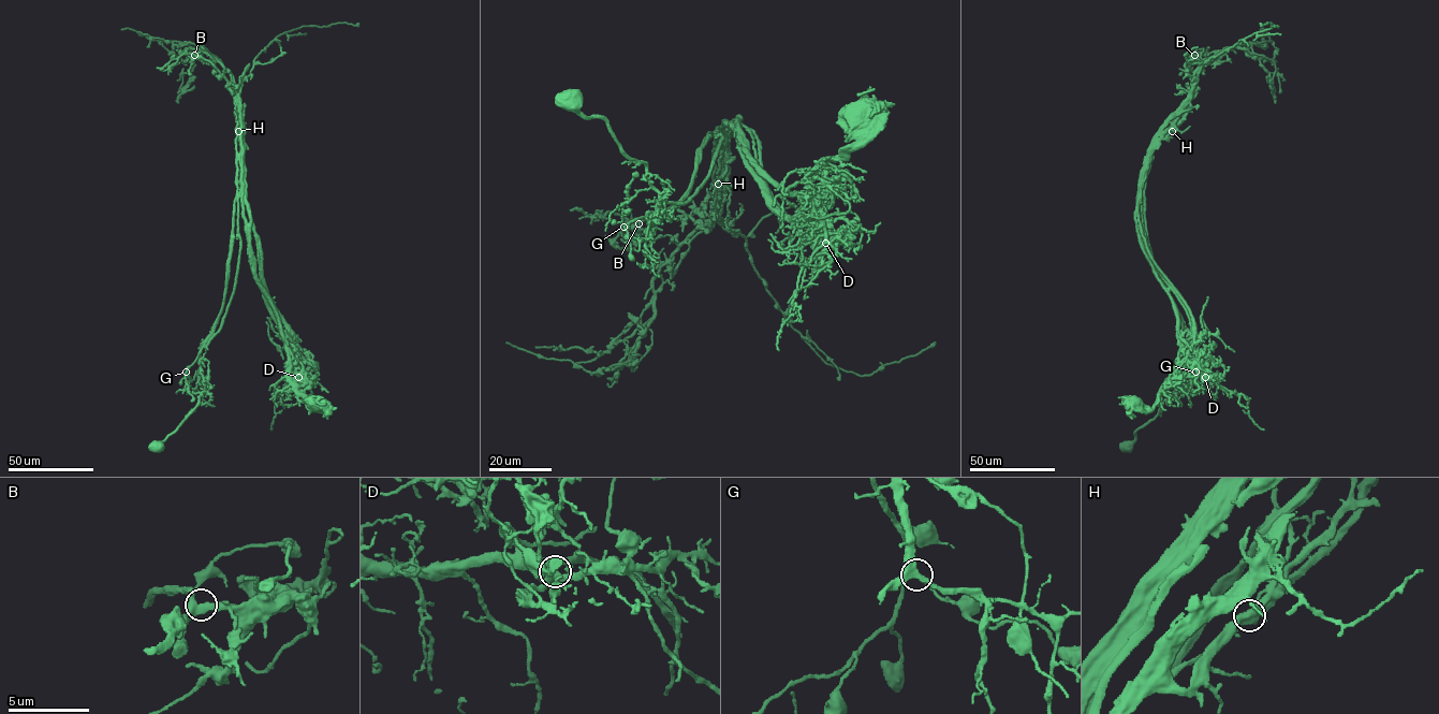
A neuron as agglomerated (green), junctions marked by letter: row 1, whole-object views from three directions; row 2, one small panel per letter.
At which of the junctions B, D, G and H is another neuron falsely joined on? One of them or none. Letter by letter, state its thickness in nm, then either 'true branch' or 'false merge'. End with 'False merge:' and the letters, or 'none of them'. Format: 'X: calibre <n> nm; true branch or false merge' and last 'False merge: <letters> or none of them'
B: calibre 380 nm; true branch
D: calibre 480 nm; true branch
G: calibre 360 nm; true branch
H: calibre 600 nm; false merge
False merge: H

